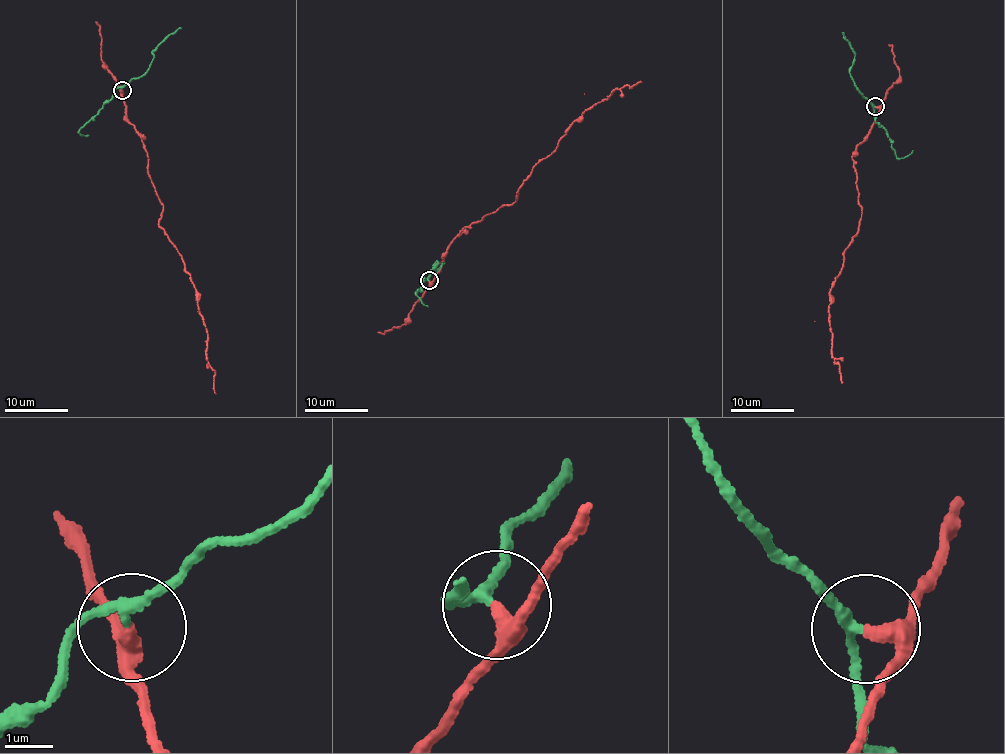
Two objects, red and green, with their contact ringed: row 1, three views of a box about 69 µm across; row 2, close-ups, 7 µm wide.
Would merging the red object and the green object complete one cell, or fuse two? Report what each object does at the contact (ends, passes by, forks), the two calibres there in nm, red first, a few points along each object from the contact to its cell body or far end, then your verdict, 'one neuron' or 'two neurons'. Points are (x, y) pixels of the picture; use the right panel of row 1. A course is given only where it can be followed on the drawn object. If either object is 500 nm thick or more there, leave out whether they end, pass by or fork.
red passes by | green passes by | 280/180 nm | red via (876, 106), (879, 113), (851, 158), (861, 211), (857, 234), (830, 291), (832, 357), (843, 383) | green via (875, 107), (858, 92), (850, 72), (855, 56), (841, 32) | two neurons

